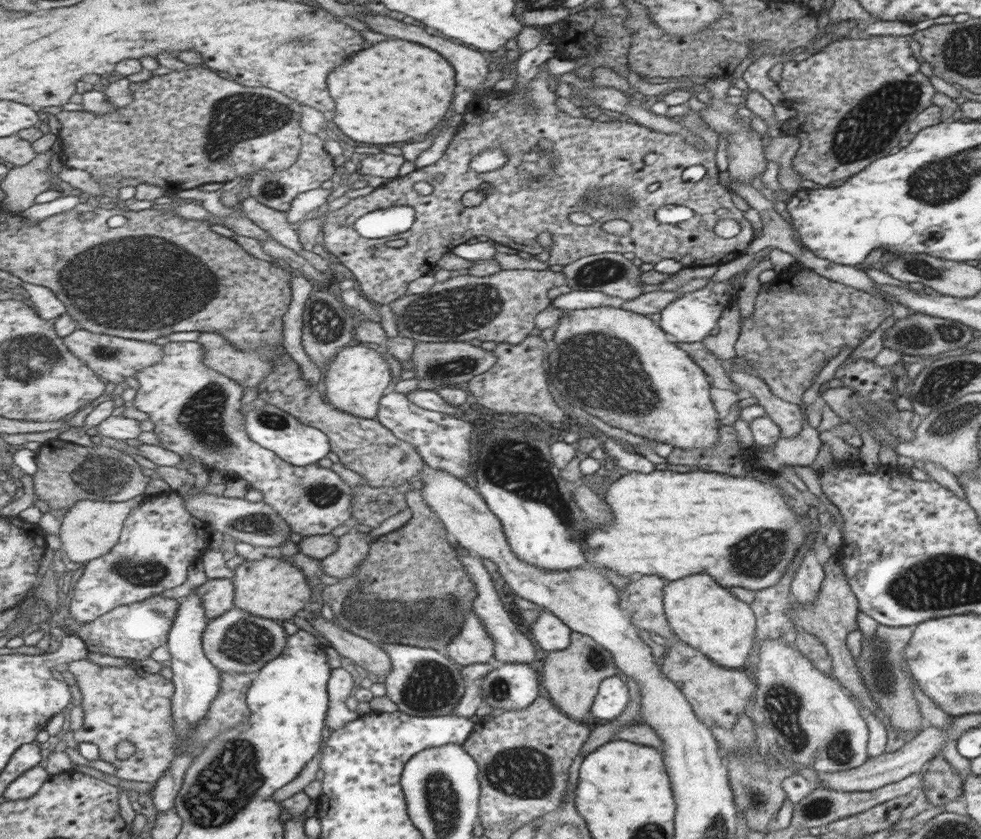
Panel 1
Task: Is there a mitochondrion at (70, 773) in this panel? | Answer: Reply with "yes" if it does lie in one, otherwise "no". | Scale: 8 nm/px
no

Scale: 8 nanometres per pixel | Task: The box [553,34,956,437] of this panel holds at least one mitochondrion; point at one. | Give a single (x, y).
(888, 108)

